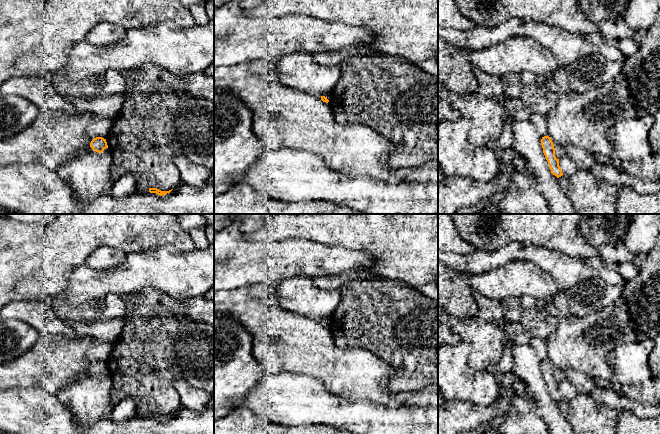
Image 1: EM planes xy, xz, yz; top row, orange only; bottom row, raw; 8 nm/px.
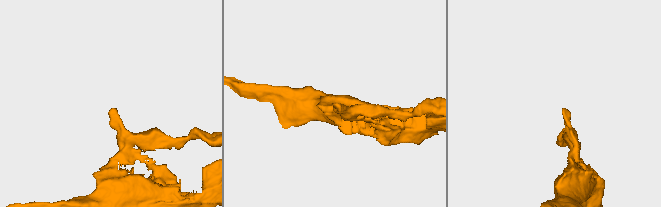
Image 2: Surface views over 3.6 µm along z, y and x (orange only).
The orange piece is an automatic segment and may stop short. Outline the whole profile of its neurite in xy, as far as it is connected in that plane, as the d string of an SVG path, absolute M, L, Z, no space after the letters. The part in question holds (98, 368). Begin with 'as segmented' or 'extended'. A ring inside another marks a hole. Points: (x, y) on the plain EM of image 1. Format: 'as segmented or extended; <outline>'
as segmented; M96 361L91 365L90 371L94 375L98 377L102 377L106 372L108 372L108 369L107 369L106 363L102 361Z

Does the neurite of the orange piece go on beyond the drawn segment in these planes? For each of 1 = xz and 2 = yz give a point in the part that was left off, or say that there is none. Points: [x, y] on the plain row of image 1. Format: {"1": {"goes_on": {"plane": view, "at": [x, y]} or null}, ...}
{"1": {"goes_on": null}, "2": {"goes_on": null}}

